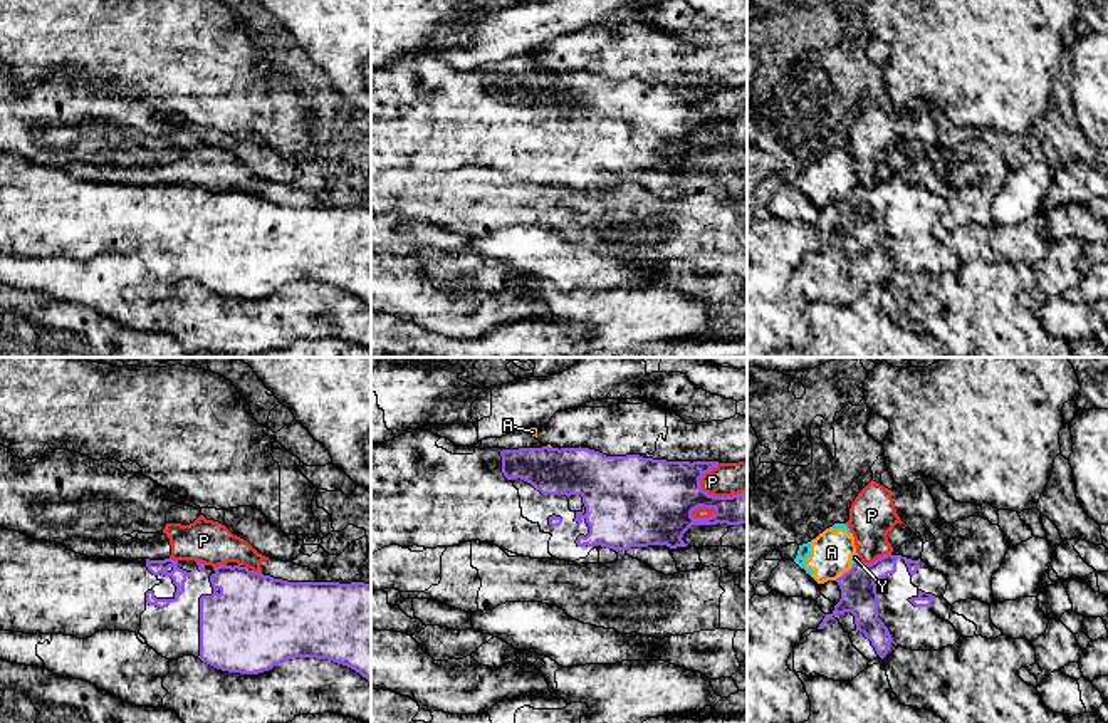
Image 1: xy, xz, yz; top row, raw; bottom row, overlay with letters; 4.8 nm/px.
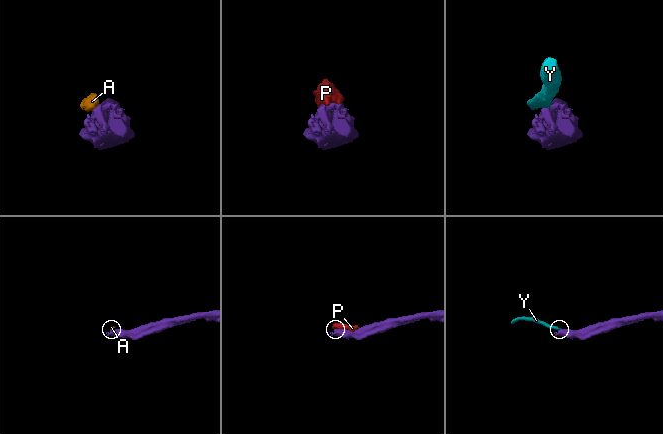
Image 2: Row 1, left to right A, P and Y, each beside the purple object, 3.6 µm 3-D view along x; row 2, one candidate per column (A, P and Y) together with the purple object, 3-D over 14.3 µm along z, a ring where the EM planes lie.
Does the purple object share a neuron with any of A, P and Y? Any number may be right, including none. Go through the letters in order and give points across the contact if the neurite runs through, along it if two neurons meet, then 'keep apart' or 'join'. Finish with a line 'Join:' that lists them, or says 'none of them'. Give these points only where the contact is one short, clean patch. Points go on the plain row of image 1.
A: border yz (853, 188), (835, 203); keep apart
P: keep apart
Y: border yz (858, 183), (853, 188); keep apart
Join: none of them

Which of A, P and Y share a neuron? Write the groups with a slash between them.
A Y / P

